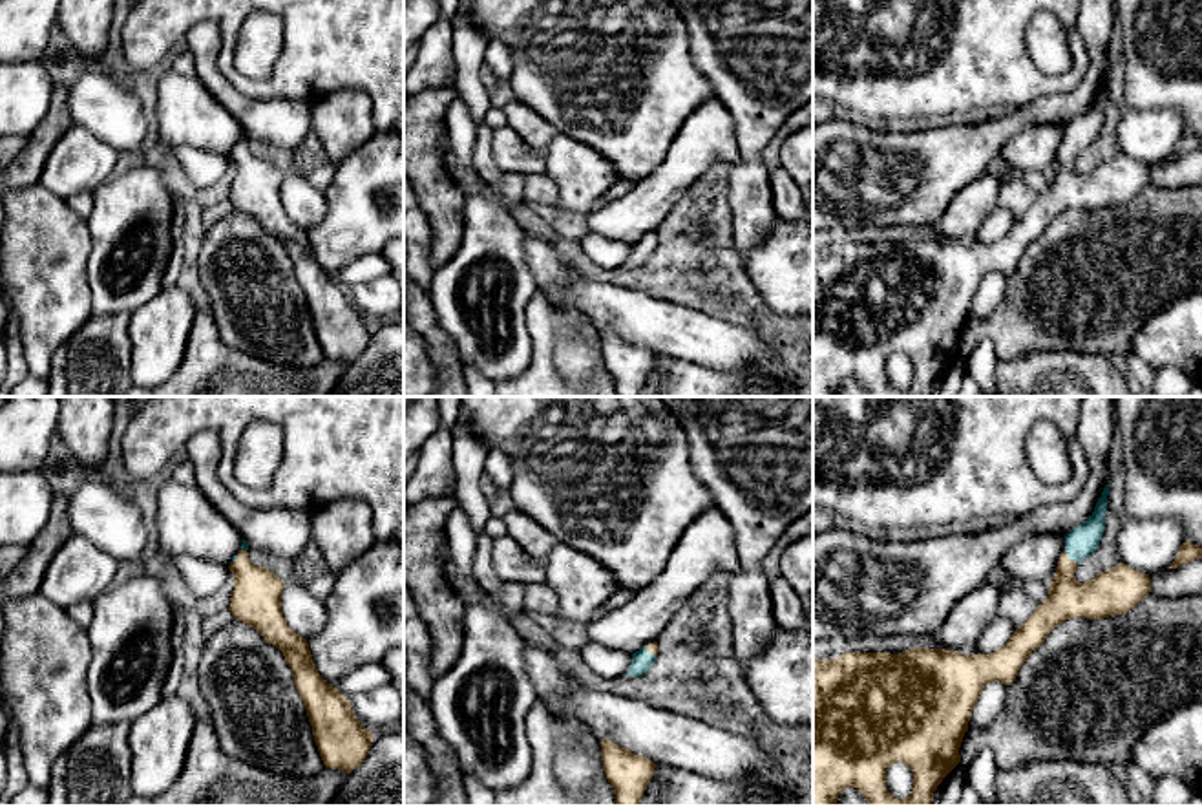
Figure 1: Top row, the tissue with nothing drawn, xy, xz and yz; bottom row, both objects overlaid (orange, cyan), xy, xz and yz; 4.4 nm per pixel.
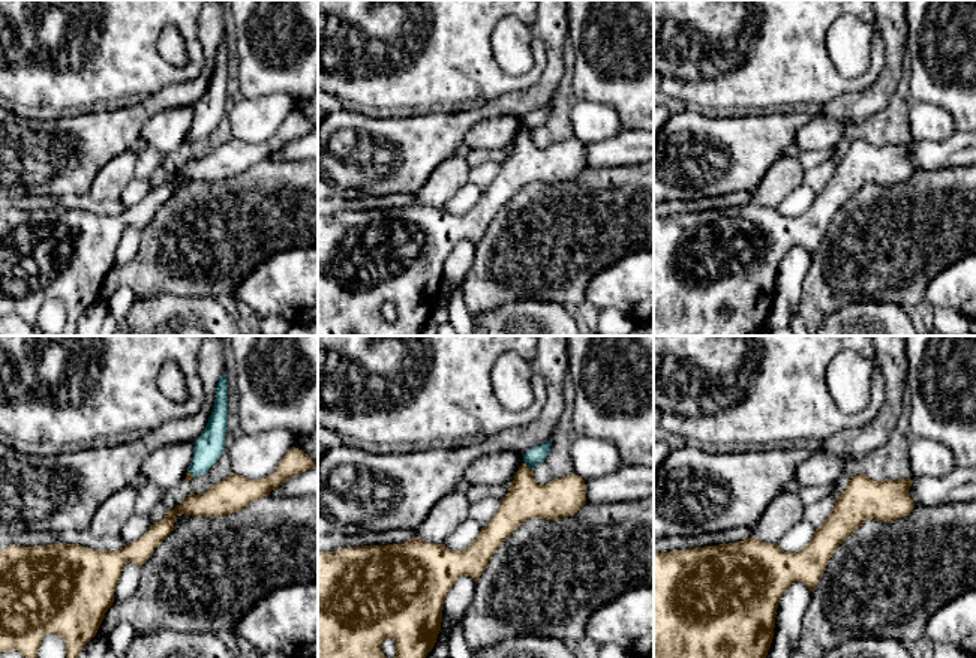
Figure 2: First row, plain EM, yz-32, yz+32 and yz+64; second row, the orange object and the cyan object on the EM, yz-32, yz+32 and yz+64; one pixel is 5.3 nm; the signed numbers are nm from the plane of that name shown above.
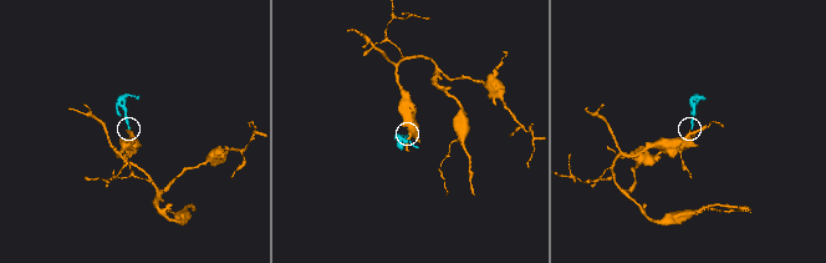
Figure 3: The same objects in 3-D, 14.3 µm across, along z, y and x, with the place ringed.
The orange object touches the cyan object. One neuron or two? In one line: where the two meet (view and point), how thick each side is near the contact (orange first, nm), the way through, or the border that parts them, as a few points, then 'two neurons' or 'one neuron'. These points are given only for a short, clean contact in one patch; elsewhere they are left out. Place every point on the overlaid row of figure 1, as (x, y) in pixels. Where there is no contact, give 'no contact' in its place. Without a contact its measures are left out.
contact yz (1069, 560); calibres 200 and 140 nm; way yz (1115, 591), (1080, 591), (1069, 560), (1084, 540); one neuron

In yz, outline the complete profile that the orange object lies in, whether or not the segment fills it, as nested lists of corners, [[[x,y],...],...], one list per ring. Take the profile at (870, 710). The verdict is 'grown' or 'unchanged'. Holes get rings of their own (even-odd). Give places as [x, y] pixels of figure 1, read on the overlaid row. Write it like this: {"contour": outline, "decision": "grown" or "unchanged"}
{"contour": [[[1109,484],[1092,515],[1065,536],[1049,596],[1010,640],[990,654],[963,654],[954,649],[910,649],[890,652],[846,652],[840,658],[813,660],[813,806],[837,806],[844,788],[857,788],[868,806],[932,806],[933,791],[961,762],[959,748],[972,709],[990,682],[1012,684],[1025,660],[1054,627],[1070,618],[1103,620],[1129,612],[1151,592],[1149,574],[1125,563],[1103,570],[1091,581],[1074,578],[1076,567],[1100,545]],[[902,762],[913,775],[908,799],[895,799],[886,788],[886,771]]], "decision": "grown"}

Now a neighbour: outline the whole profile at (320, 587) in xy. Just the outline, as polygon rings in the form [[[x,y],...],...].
[[[325,570],[320,576],[316,576],[314,579],[311,579],[307,583],[307,589],[316,599],[325,601],[332,590],[332,585],[334,585],[334,576]]]

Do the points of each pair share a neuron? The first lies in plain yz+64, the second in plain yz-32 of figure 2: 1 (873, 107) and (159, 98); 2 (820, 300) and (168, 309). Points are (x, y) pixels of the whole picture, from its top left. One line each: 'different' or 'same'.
1: same
2: different

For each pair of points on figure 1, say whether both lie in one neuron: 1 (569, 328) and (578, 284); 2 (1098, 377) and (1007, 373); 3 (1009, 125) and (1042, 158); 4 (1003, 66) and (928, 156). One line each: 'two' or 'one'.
1: two
2: one
3: two
4: two

